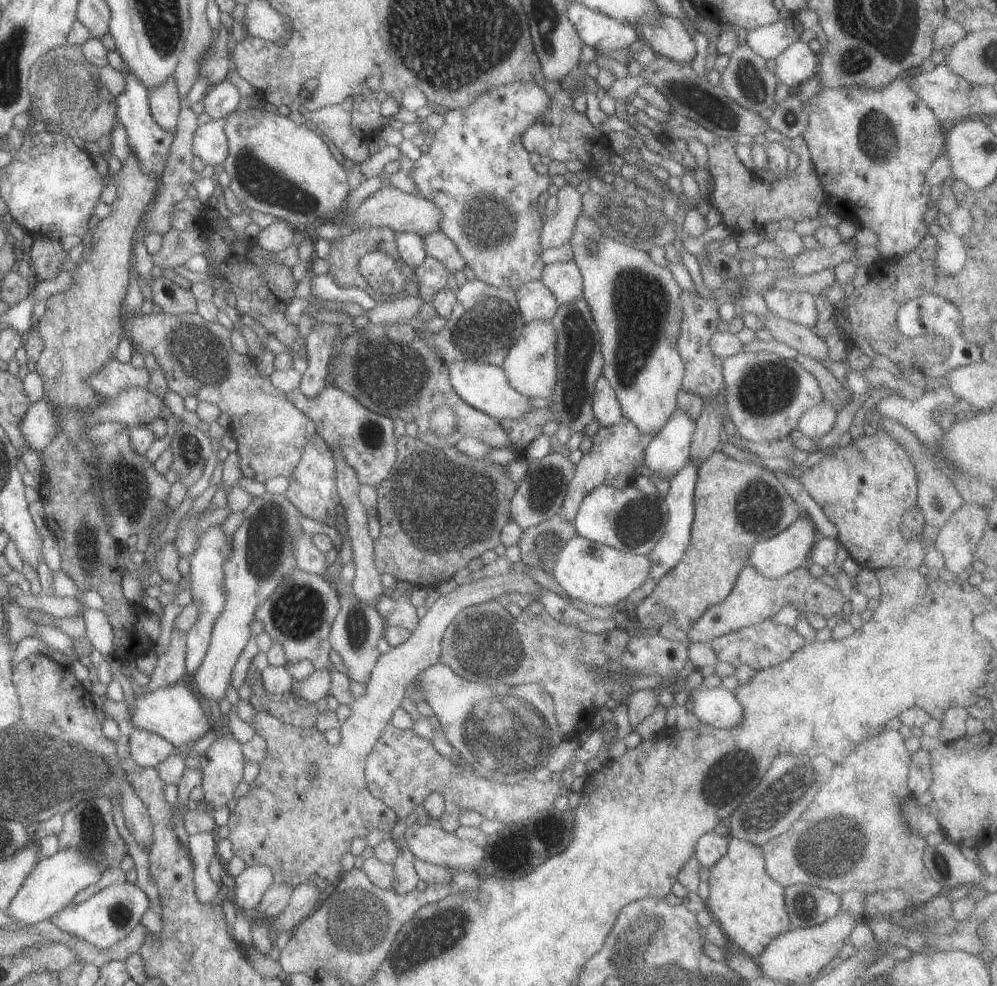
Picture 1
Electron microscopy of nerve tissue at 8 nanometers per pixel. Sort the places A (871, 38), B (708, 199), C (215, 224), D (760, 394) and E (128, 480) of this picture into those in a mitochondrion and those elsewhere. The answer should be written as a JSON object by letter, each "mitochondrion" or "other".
{"A":"mitochondrion","B":"other","C":"other","D":"mitochondrion","E":"mitochondrion"}

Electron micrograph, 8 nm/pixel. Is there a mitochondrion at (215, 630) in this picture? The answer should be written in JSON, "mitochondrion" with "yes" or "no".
{"mitochondrion":"no"}

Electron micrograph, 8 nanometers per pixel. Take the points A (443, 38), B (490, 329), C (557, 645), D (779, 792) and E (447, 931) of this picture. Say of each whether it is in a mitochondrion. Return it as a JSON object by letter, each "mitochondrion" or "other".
{"A":"mitochondrion","B":"mitochondrion","C":"other","D":"mitochondrion","E":"mitochondrion"}

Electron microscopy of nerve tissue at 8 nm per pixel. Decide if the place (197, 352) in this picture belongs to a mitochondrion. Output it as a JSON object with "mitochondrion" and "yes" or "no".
{"mitochondrion":"yes"}

